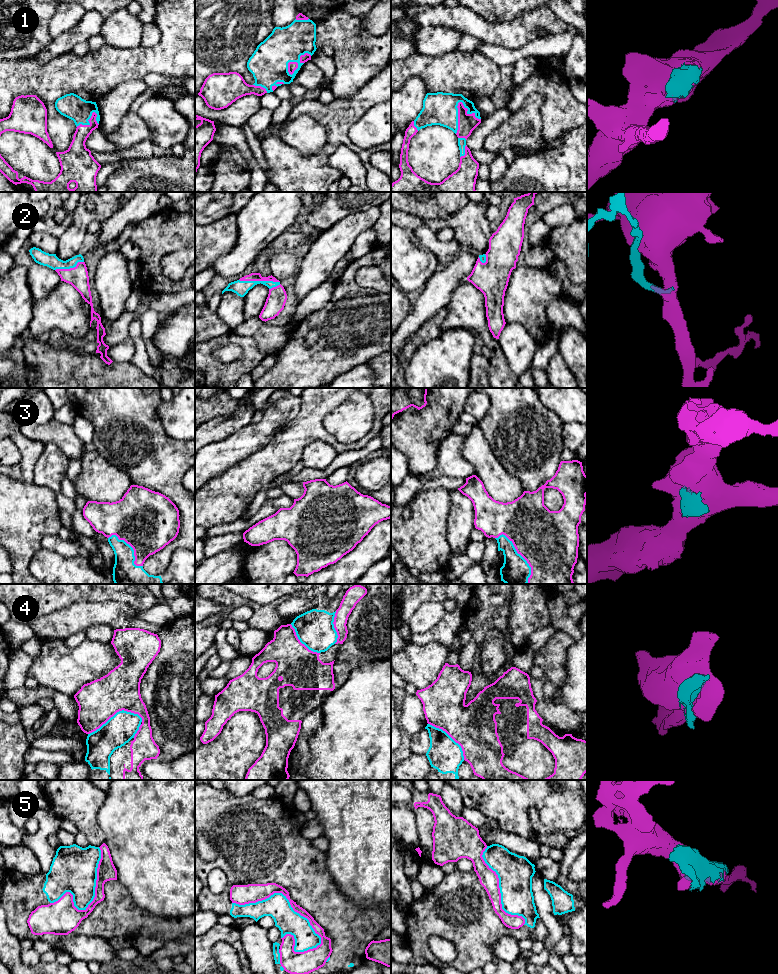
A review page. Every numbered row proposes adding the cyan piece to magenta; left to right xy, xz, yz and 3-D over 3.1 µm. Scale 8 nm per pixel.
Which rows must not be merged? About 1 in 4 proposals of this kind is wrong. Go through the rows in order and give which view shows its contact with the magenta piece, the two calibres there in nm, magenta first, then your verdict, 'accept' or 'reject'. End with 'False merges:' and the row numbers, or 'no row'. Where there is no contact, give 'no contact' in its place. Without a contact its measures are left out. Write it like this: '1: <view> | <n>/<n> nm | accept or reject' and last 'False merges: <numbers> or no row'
1: yz | 150/260 nm | accept
2: xz | 60/120 nm | accept
3: yz | 480/220 nm | accept
4: xy | 320/240 nm | reject
5: xz | 150/200 nm | reject
False merges: 4, 5

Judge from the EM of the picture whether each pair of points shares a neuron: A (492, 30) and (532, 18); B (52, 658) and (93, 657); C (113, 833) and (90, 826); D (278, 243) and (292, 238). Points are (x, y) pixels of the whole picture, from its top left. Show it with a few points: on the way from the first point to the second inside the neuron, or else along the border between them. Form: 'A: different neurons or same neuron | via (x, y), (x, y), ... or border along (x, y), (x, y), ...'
A: same neuron | via (502, 30), (520, 30), (522, 28)
B: same neuron | via (62, 658), (83, 658)
C: different neurons | border along (102, 806), (97, 823), (105, 842)
D: same neuron | via (281, 243), (289, 240)

